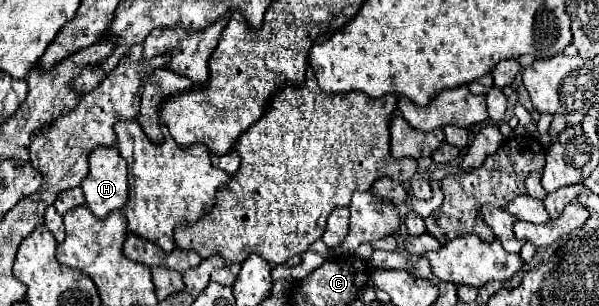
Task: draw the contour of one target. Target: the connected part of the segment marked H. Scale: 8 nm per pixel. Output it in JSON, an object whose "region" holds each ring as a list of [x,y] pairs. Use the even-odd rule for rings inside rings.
{"region":[[[97,146],[89,154],[89,174],[81,184],[87,208],[105,218],[127,202],[127,164],[117,148]]]}

